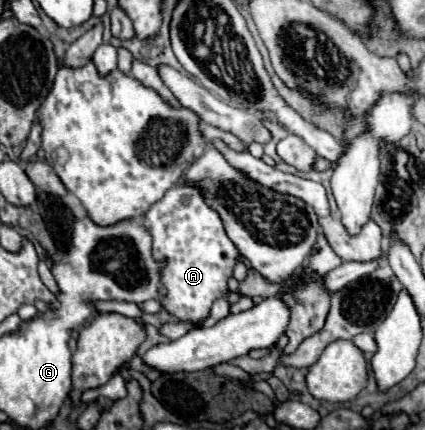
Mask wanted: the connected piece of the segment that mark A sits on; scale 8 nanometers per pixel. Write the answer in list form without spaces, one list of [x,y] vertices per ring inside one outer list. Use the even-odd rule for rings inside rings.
[[[179,180],[173,188],[169,188],[169,192],[159,202],[155,202],[143,214],[143,226],[149,230],[149,234],[153,238],[153,258],[157,262],[165,260],[165,266],[161,268],[161,284],[165,288],[165,294],[159,298],[161,308],[181,322],[195,324],[195,322],[207,320],[211,306],[213,306],[213,300],[227,298],[227,294],[229,294],[227,282],[233,276],[235,266],[243,260],[237,246],[229,240],[219,212],[213,210],[205,202],[205,194],[201,192],[199,186],[187,184],[185,180]]]

